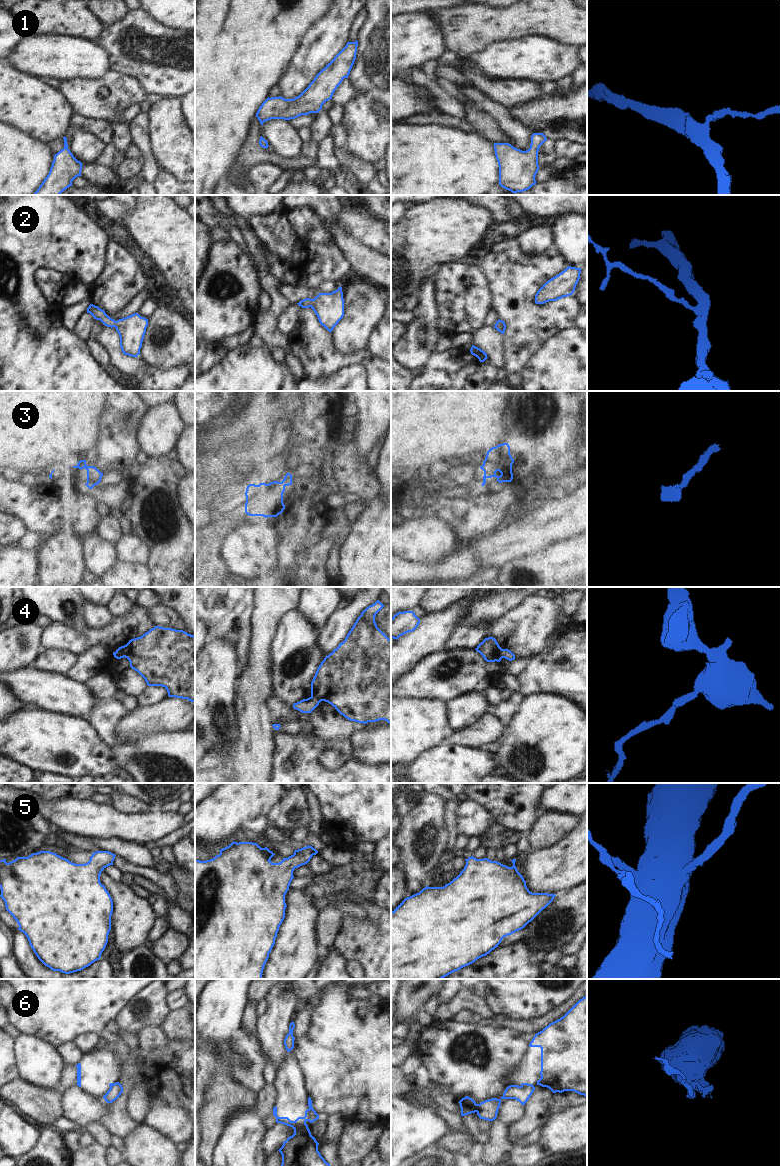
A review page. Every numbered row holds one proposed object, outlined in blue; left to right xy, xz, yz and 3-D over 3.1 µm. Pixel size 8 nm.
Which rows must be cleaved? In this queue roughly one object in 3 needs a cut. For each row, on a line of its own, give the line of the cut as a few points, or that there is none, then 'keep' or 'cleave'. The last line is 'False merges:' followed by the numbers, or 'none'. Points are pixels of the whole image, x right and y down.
1: cut none; keep
2: cut none; keep
3: cut none; keep
4: cut xz (311, 696), (318, 697), (321, 700); cleave
5: cut none; keep
6: cut xz (309, 1109), (307, 1120); cleave
False merges: 4, 6

